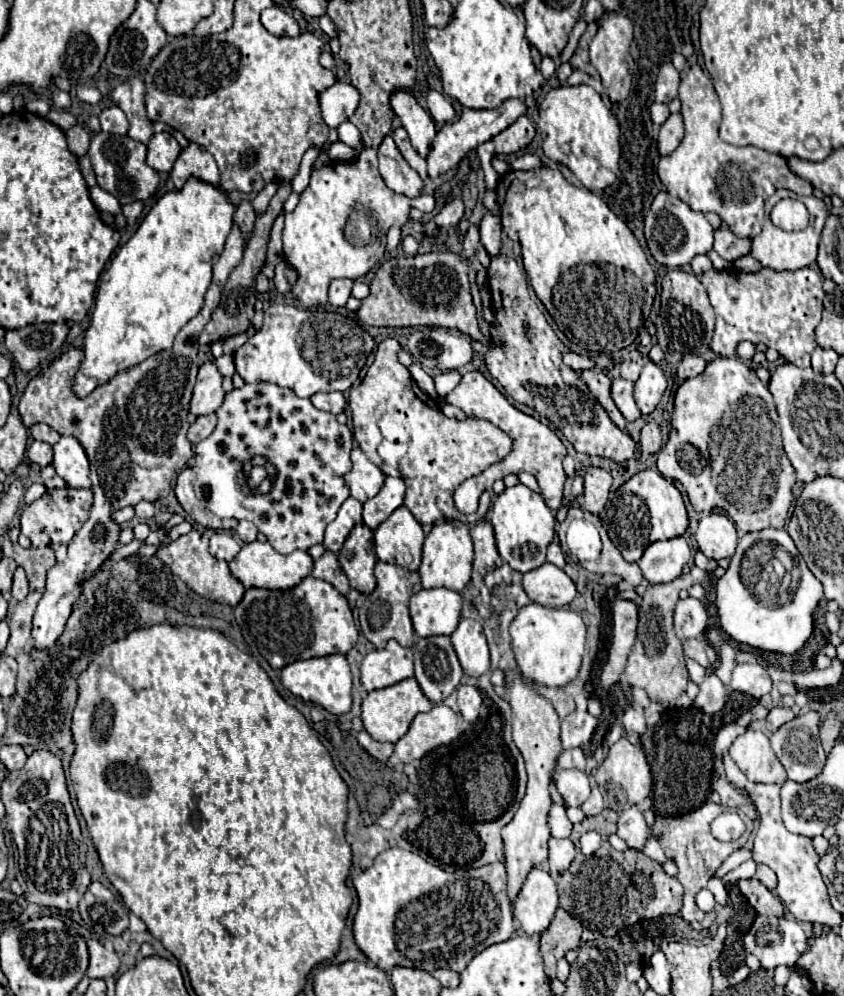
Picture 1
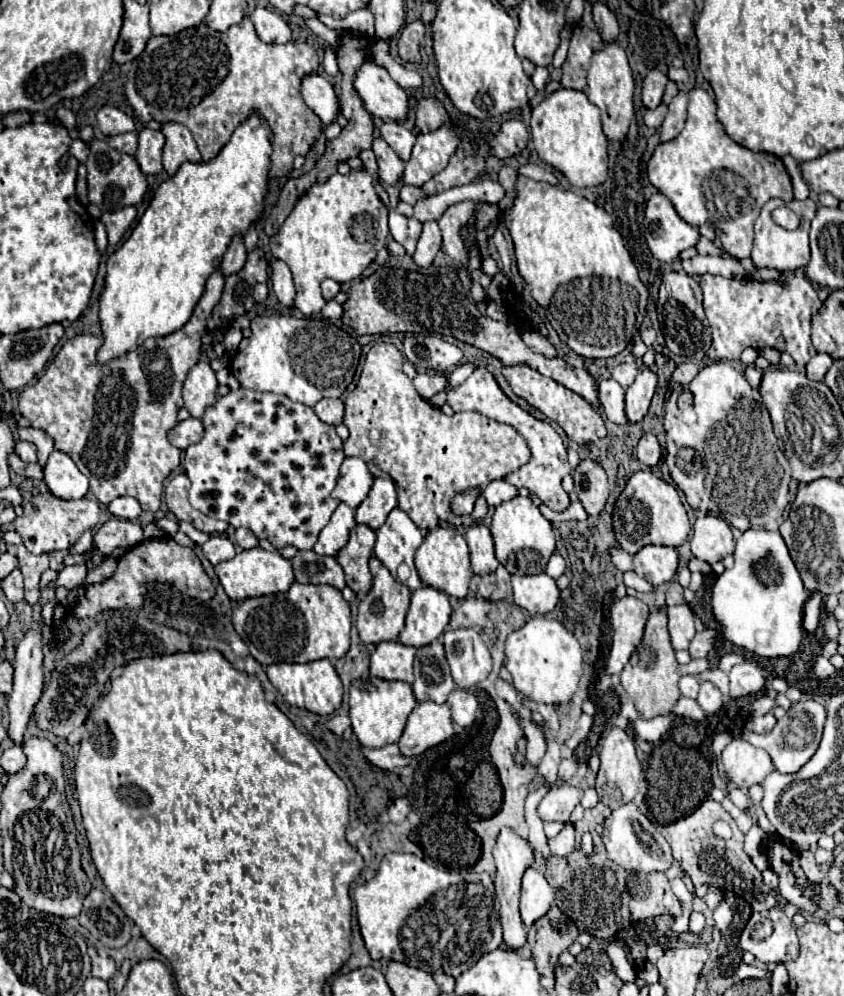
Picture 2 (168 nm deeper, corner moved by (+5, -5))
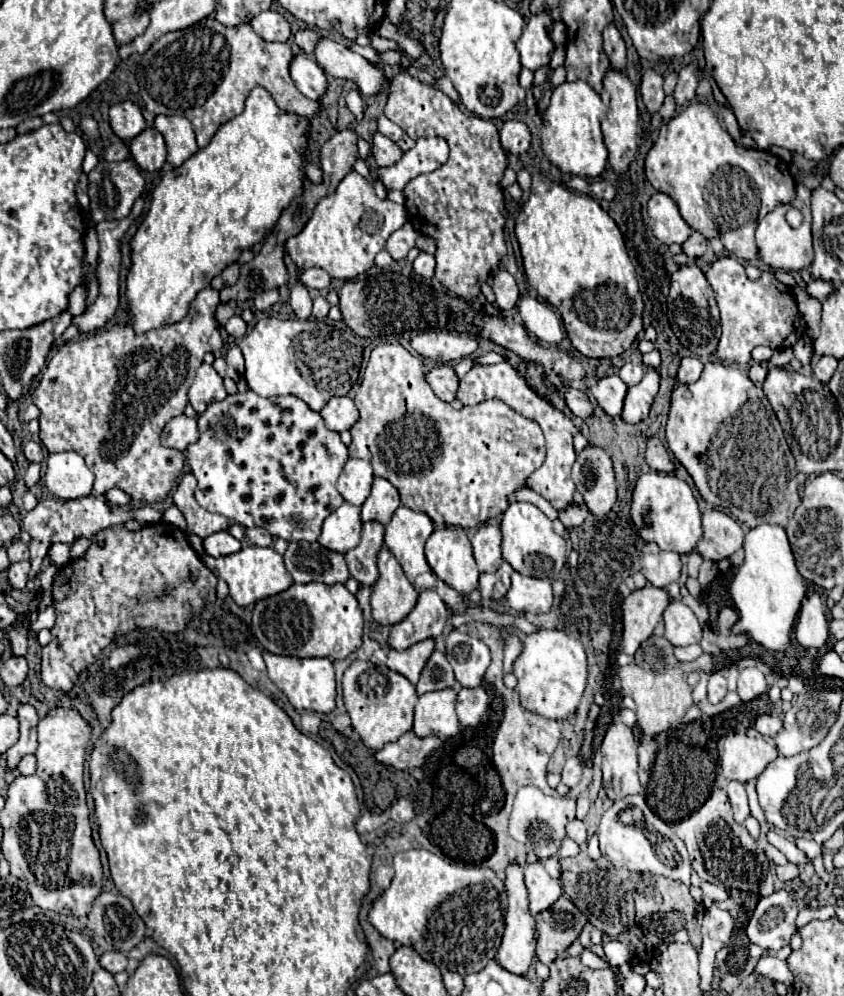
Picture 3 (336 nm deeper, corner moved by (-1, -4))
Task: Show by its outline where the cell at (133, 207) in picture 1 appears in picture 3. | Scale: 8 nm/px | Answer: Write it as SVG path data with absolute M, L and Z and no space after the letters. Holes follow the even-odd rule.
M143 197L137 199L132 207L128 217L121 221L103 221L97 223L97 239L99 239L99 263L97 263L97 283L99 283L99 295L93 301L93 305L89 305L81 315L73 317L73 325L77 325L79 333L91 333L95 329L101 329L117 311L119 307L119 269L121 269L121 239L125 235L125 231L129 229L133 221L142 214L145 205Z

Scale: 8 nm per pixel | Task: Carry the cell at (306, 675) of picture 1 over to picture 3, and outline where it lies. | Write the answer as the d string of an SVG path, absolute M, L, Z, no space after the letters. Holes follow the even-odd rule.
M263 651L263 659L267 665L267 673L271 681L287 695L289 703L301 711L317 711L317 713L331 713L335 709L335 671L333 663L329 659L311 657L311 659L299 659L299 657L285 657L285 655L271 655L269 651Z

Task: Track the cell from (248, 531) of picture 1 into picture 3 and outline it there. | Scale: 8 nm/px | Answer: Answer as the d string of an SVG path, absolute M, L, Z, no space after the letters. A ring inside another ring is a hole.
M251 527L251 529L247 529L247 537L255 545L259 545L259 547L271 547L271 543L273 543L271 533L267 529L263 529L263 527Z

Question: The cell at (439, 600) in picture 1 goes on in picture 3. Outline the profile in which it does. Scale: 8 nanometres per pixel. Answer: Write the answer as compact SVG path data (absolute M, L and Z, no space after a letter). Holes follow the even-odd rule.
M423 589L413 611L397 625L391 625L389 647L403 651L423 639L439 637L447 623L447 607L433 589Z

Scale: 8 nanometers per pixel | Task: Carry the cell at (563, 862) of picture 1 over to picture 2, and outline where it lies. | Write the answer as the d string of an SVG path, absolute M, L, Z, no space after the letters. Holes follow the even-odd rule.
M567 824L567 828L563 832L559 832L555 838L547 840L551 856L569 856L575 848L575 834L573 834L573 826Z

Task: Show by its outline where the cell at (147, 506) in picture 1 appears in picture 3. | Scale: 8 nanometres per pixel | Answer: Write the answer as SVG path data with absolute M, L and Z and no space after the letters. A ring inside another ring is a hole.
M111 489L105 493L105 499L111 503L111 505L129 505L131 503L131 497L125 493L125 491L119 491L119 489Z

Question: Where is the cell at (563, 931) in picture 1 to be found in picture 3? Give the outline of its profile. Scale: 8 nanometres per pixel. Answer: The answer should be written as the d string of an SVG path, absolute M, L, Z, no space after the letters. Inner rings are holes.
M561 895L549 909L537 915L537 959L551 965L579 937L585 923L587 917Z

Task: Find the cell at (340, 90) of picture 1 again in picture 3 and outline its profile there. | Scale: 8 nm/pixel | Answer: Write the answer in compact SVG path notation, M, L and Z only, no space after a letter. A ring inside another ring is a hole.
M299 53L299 55L293 57L289 73L291 73L295 87L307 99L319 101L325 95L325 91L327 91L325 71L311 57L305 57L305 53Z

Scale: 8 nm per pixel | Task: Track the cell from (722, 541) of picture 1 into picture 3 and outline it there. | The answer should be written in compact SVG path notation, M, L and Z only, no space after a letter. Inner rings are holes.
M709 509L703 513L703 539L697 545L697 551L703 559L717 563L739 551L743 537L741 525L731 515Z

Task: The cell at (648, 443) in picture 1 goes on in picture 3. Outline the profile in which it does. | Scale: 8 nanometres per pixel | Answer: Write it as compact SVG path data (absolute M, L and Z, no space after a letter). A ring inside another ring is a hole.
M653 437L647 441L647 451L645 451L645 459L647 459L647 465L651 469L657 469L657 471L663 471L663 473L671 473L675 467L673 467L673 461L665 449L665 445Z

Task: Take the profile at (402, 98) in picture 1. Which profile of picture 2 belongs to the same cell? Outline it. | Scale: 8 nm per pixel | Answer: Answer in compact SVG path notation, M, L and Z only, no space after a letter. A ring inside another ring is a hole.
M371 62L363 64L355 78L355 90L373 116L395 122L409 120L409 94L389 76L385 68Z

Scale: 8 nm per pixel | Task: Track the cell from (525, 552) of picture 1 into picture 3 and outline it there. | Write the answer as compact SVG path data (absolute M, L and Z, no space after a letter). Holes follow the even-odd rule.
M511 503L509 509L503 513L501 531L503 531L503 559L517 573L539 579L555 579L561 573L567 561L565 539L553 531L551 521L535 505Z

